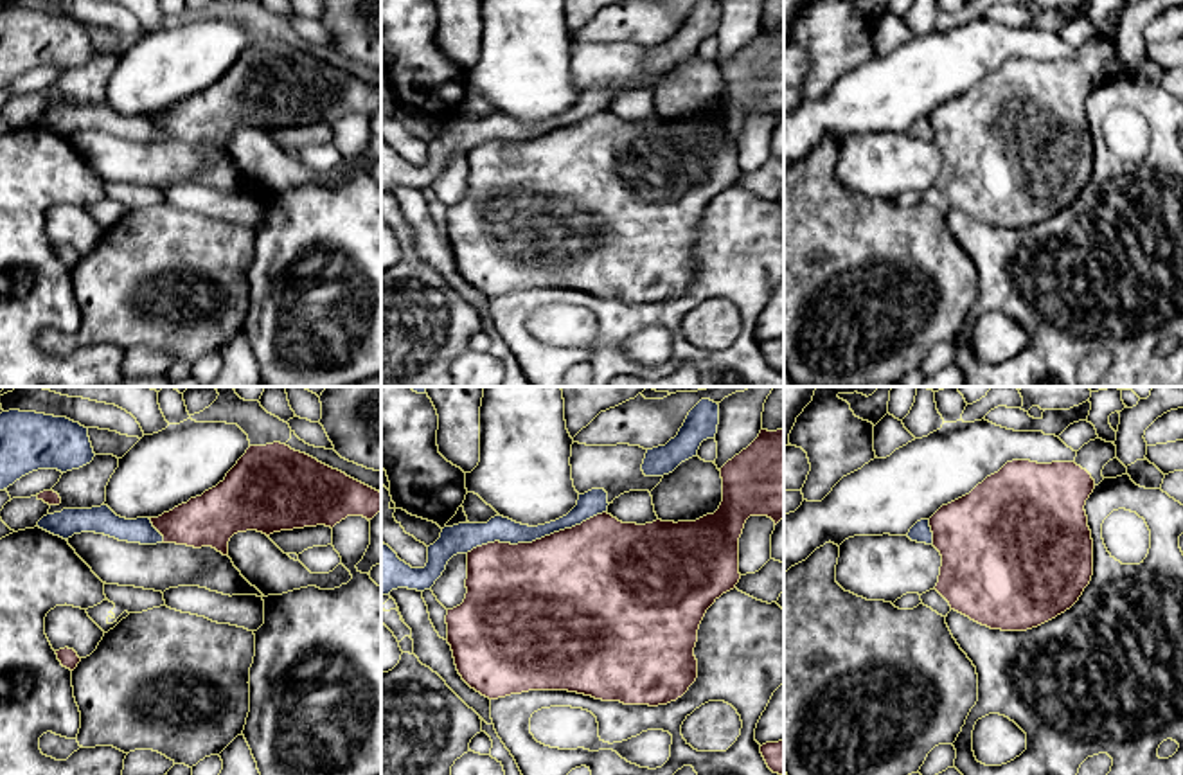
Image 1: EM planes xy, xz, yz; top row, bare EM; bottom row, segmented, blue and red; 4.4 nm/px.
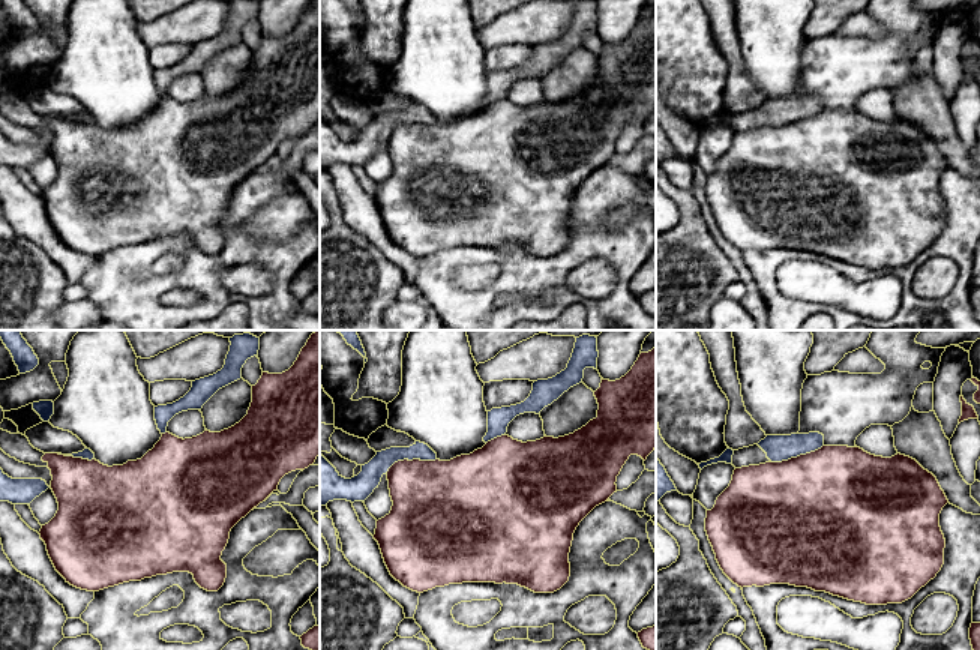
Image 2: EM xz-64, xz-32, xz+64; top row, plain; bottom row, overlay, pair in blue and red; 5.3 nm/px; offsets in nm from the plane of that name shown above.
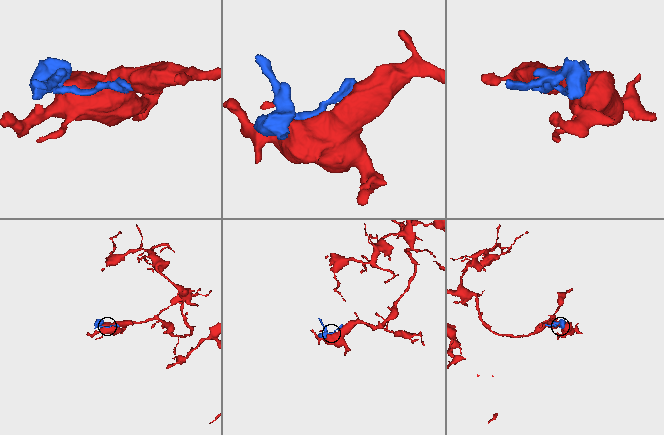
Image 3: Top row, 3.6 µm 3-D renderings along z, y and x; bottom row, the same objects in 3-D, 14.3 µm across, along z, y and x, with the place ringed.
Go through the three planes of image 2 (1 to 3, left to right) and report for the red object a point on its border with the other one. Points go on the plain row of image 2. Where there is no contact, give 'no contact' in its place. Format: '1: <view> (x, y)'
1: xz-64 (78, 120)
2: xz-32 (410, 123)
3: xz+64 (797, 119)

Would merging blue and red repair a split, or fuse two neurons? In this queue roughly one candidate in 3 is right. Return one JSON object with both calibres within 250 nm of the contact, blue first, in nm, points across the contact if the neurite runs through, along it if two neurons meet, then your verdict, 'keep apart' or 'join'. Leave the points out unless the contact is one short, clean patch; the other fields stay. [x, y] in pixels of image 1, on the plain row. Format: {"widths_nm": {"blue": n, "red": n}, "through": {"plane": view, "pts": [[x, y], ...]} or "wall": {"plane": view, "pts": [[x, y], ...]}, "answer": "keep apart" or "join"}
{"widths_nm": {"blue": 110, "red": 500}, "answer": "keep apart"}

